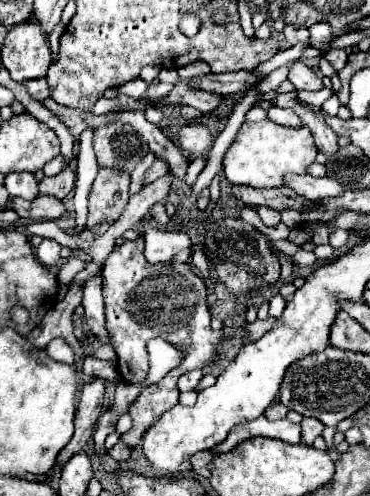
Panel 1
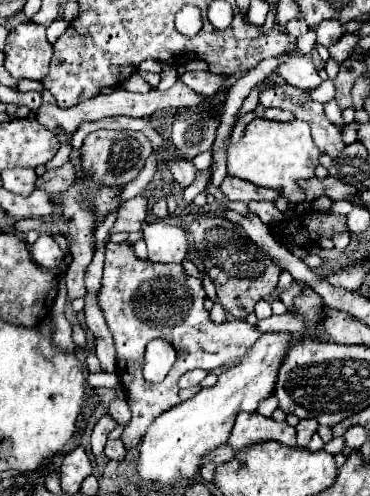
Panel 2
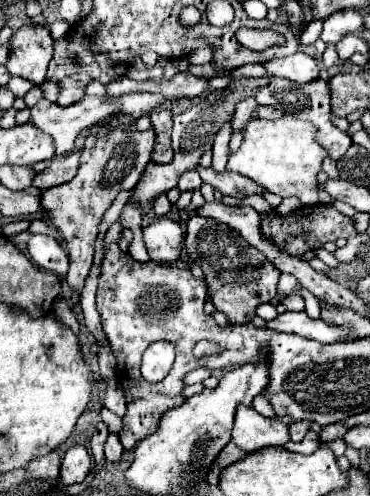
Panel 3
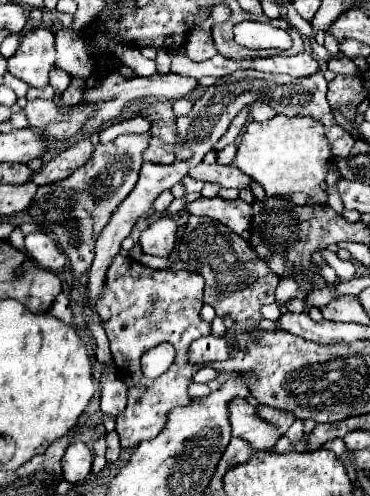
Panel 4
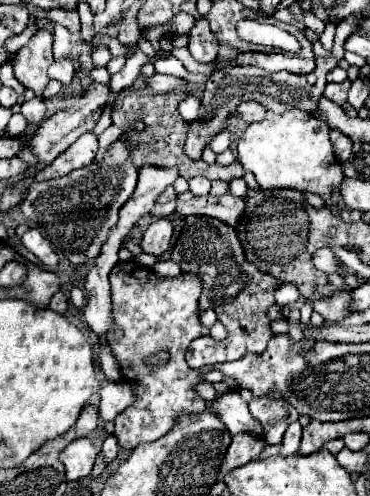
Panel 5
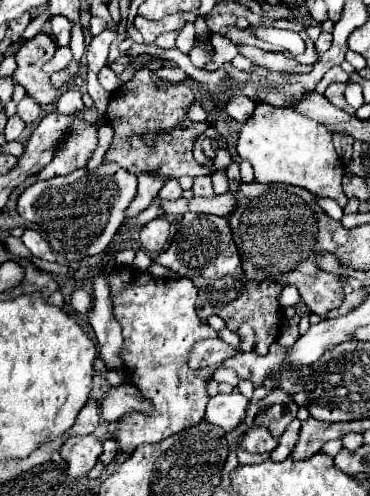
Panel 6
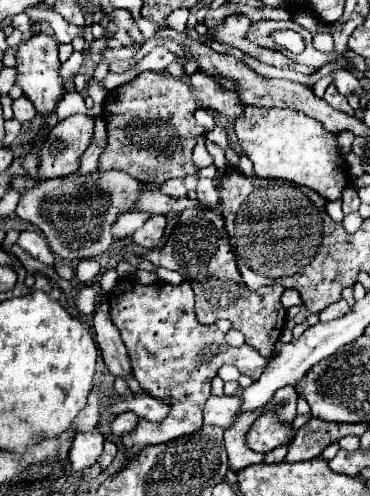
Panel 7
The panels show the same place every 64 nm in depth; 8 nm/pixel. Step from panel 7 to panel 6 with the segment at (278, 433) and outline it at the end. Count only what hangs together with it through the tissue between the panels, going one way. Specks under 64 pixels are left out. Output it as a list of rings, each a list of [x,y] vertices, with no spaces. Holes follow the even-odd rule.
[[[252,426],[244,432],[240,444],[248,452],[272,452],[278,444],[278,438],[274,438],[266,426]]]

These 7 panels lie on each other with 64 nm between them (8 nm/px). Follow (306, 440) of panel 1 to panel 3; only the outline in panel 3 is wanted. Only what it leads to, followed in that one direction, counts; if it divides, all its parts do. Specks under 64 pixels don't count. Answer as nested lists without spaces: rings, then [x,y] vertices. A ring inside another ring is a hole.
[[[308,420],[294,422],[294,424],[288,428],[288,432],[290,432],[290,440],[292,440],[292,442],[300,442],[300,440],[306,436],[308,426],[310,426],[310,422],[308,422]]]

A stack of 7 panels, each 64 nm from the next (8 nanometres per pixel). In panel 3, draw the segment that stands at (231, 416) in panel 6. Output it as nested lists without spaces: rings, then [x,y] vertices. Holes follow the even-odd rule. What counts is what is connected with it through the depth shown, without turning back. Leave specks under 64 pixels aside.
[[[252,406],[236,408],[236,420],[232,430],[232,440],[240,444],[246,452],[256,452],[266,446],[282,446],[288,438],[288,426],[278,418],[266,418],[258,414]]]

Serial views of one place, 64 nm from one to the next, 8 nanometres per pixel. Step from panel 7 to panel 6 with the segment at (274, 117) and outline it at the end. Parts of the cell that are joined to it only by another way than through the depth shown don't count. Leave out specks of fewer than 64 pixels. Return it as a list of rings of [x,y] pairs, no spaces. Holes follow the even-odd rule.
[[[258,104],[252,116],[242,122],[238,130],[238,154],[248,160],[254,168],[254,178],[258,182],[280,182],[310,190],[316,196],[332,198],[340,206],[346,206],[346,196],[342,192],[342,176],[346,166],[334,150],[332,132],[290,108],[276,108],[270,104]]]

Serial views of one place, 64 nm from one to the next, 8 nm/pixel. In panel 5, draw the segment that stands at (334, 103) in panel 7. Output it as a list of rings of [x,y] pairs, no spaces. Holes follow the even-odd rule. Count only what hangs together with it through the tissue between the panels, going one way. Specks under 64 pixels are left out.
[[[350,80],[346,82],[340,82],[340,84],[326,84],[326,90],[324,90],[324,96],[332,102],[336,102],[338,106],[342,106],[346,110],[348,116],[354,116],[354,108],[348,104],[346,100],[346,92],[350,88]]]

